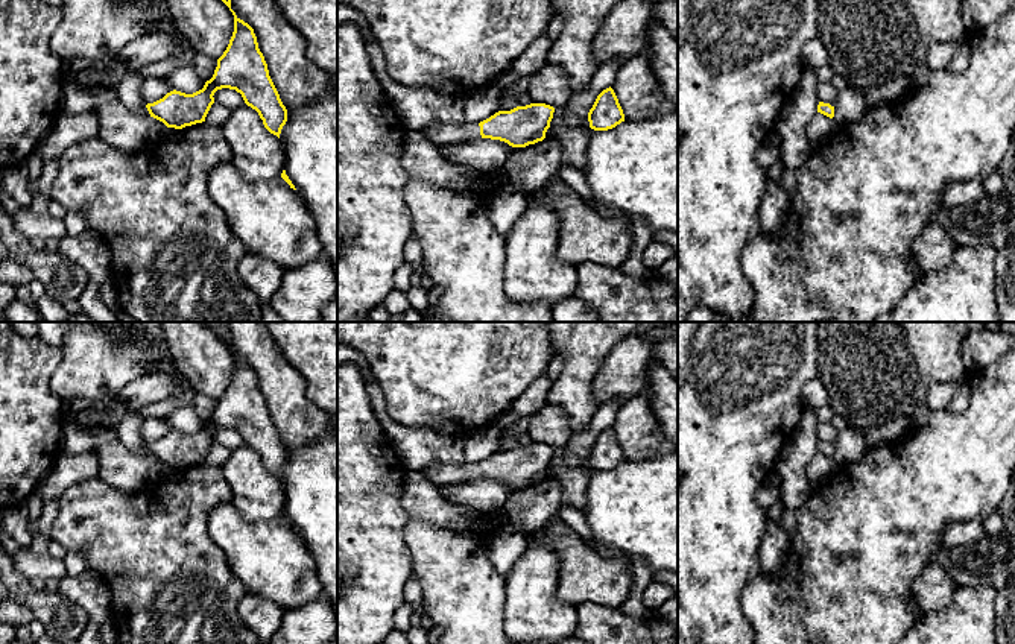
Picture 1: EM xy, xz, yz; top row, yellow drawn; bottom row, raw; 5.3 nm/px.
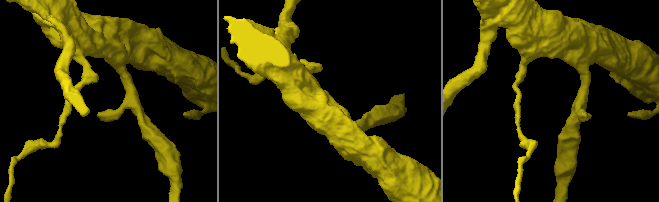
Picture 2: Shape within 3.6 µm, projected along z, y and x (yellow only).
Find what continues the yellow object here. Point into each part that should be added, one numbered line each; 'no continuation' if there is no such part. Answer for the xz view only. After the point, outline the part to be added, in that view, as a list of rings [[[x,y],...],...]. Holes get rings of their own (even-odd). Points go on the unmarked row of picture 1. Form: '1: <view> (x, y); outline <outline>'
1: xz (441, 474); outline [[[432,463],[425,468],[428,480],[436,486],[451,486],[466,480],[482,478],[479,463],[463,463],[459,466],[447,463]]]

